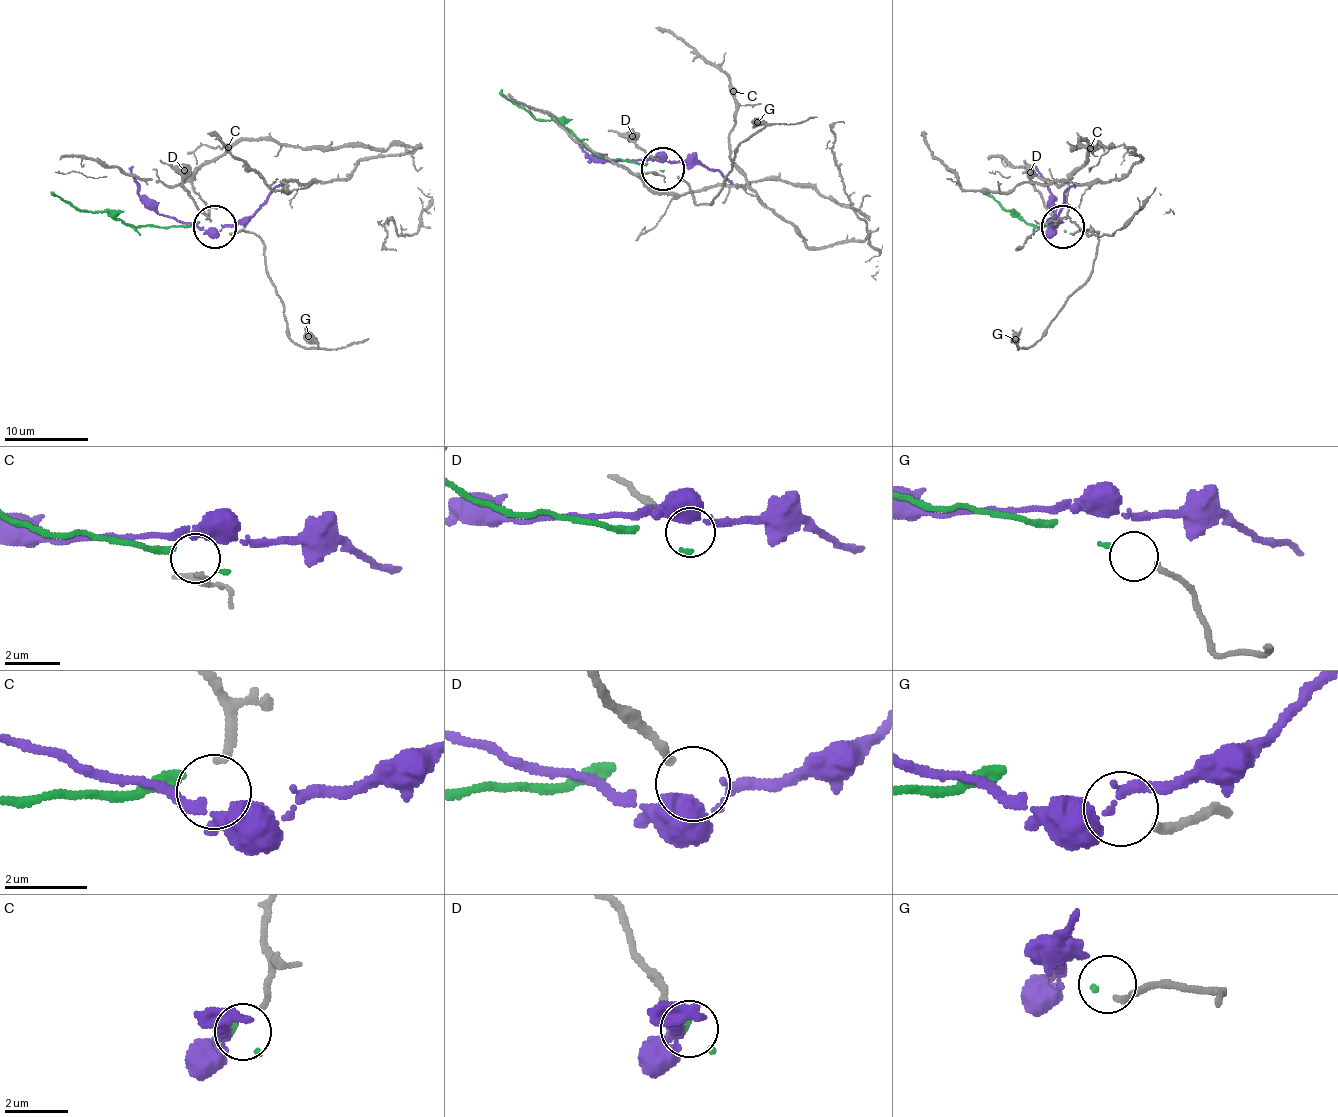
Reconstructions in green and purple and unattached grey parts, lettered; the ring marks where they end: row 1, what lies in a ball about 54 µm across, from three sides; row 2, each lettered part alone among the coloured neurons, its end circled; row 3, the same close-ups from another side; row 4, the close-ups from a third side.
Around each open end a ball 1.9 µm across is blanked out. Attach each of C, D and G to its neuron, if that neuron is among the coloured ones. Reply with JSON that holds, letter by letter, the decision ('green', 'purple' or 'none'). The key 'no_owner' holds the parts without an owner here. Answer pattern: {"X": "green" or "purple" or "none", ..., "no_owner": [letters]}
{"C": "none", "D": "purple", "G": "green", "no_owner": ["C"]}

